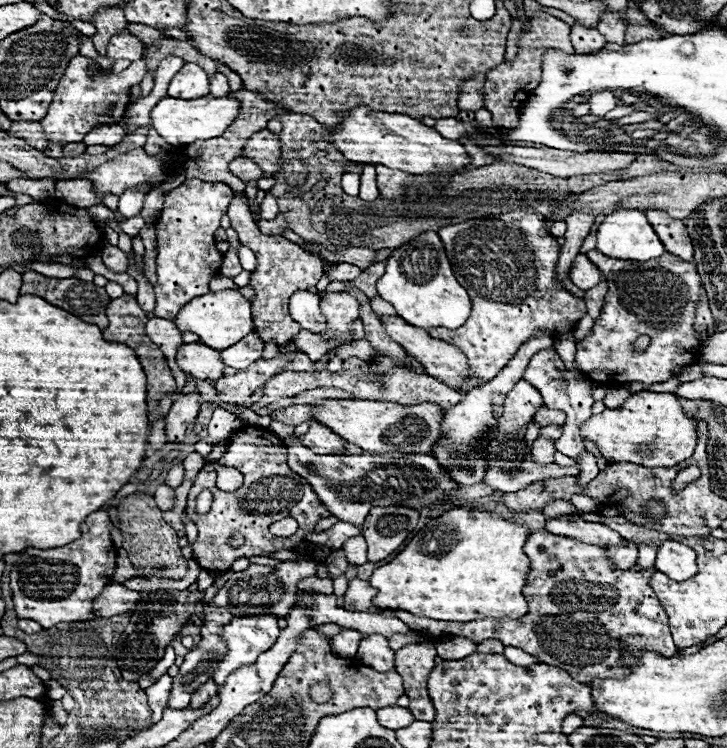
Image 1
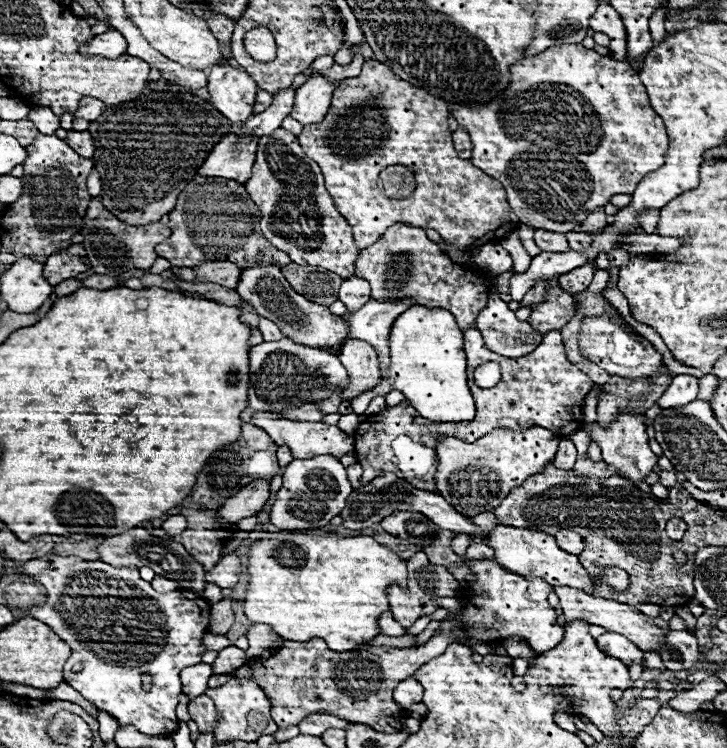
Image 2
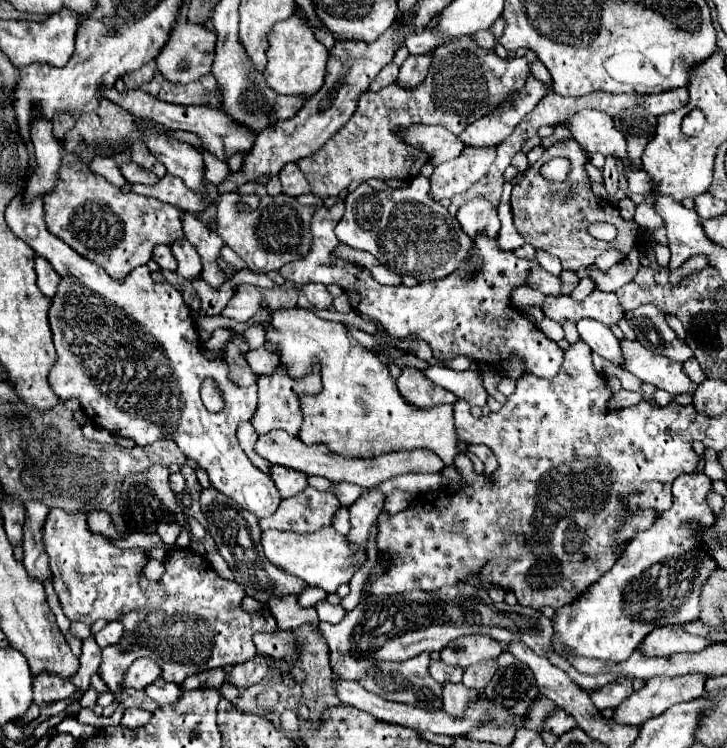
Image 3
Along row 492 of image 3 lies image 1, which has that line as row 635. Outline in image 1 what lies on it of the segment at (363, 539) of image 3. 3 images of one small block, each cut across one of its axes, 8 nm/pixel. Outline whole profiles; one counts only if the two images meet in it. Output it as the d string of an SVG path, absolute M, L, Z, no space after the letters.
M364 634L358 646L358 656L364 666L378 672L394 670L394 650L388 648L388 640L380 634Z

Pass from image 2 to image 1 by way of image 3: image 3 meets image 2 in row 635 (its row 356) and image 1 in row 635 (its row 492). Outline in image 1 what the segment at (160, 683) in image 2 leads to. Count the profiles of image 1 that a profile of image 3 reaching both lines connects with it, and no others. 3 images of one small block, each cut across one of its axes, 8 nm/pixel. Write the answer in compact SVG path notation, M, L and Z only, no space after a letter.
M260 614L258 618L234 618L222 634L228 644L228 654L218 662L214 682L222 686L230 672L252 666L258 660L258 654L266 652L276 642L278 634L278 618L270 618L270 614Z

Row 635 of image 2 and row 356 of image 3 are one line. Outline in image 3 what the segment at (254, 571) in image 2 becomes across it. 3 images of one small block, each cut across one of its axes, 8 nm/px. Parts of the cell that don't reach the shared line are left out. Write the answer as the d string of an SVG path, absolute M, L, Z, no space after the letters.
M262 304L262 310L270 316L268 322L260 322L266 330L266 344L276 346L280 366L290 378L300 380L308 376L314 366L320 366L322 392L302 394L300 398L304 424L298 438L304 444L324 444L342 456L354 458L430 450L438 454L446 466L454 464L458 454L458 434L454 430L450 404L430 410L410 406L400 396L386 364L374 352L352 340L344 324L322 320L312 310L300 306L274 310Z

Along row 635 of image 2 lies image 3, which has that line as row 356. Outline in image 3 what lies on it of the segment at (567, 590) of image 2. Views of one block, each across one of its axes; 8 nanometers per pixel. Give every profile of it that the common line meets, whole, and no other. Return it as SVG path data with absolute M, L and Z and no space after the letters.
M620 340L622 346L622 368L642 382L650 382L656 388L670 392L672 396L678 394L694 394L696 384L682 372L680 362L670 362L670 358L662 358L662 354L654 354L652 350L644 348L638 340Z

